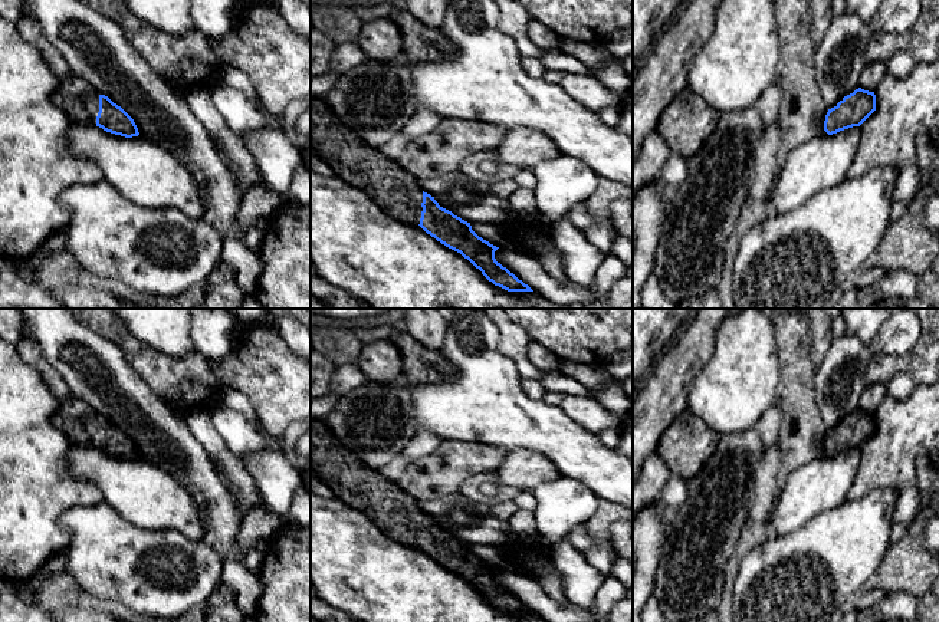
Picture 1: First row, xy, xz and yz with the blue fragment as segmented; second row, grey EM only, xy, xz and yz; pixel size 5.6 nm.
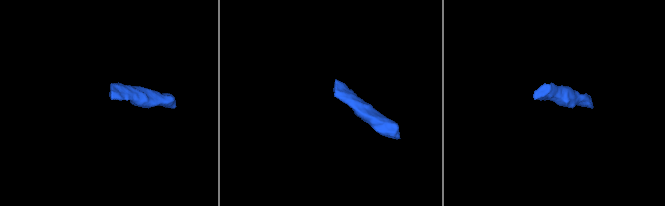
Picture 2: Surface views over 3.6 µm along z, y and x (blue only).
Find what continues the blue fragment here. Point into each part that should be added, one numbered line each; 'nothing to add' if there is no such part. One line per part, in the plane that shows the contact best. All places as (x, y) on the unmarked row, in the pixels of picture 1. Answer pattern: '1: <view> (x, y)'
1: xz (397, 513)

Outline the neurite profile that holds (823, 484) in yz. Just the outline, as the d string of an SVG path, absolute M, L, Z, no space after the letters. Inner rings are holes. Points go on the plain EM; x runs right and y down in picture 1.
M853 448L833 457L823 455L791 471L765 521L769 533L792 533L815 516L847 503L860 461L860 448Z

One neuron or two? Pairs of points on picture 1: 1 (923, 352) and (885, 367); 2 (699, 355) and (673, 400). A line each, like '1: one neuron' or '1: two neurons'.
1: one neuron
2: one neuron

